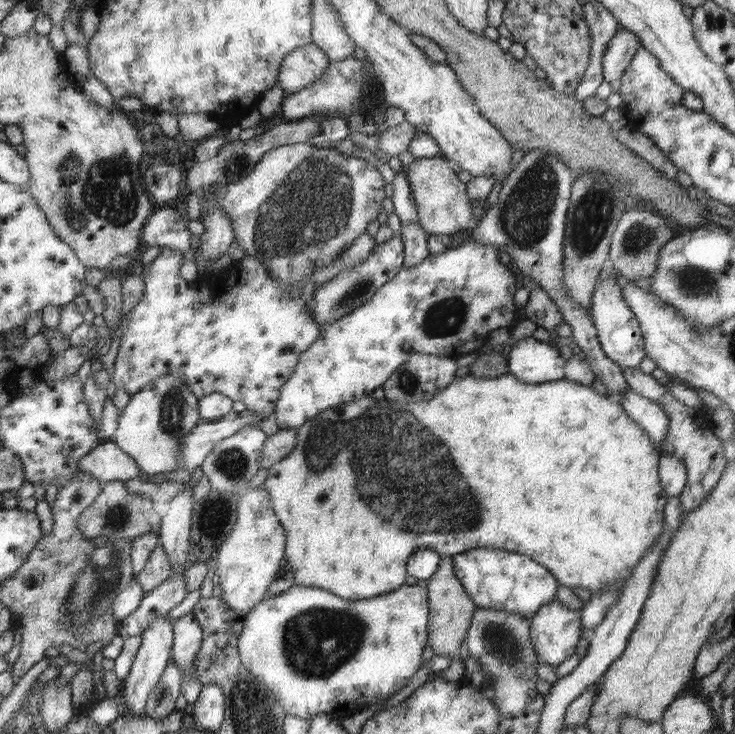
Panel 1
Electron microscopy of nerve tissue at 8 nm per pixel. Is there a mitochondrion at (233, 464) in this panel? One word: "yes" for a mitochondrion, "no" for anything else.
yes

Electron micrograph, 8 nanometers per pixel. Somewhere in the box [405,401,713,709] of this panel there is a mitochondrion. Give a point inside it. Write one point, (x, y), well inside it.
(498, 638)

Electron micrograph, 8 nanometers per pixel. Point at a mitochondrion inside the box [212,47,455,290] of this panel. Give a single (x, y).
(306, 210)

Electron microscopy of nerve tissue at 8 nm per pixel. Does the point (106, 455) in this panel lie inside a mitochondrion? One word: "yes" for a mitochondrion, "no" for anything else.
no

